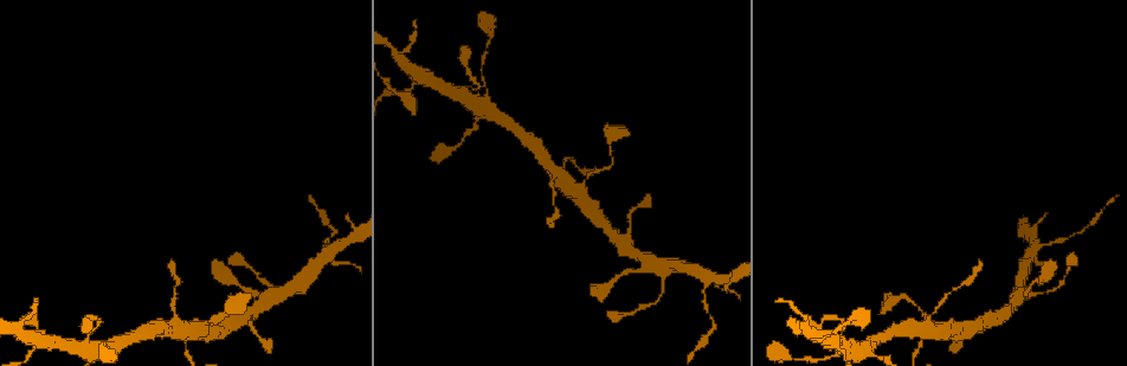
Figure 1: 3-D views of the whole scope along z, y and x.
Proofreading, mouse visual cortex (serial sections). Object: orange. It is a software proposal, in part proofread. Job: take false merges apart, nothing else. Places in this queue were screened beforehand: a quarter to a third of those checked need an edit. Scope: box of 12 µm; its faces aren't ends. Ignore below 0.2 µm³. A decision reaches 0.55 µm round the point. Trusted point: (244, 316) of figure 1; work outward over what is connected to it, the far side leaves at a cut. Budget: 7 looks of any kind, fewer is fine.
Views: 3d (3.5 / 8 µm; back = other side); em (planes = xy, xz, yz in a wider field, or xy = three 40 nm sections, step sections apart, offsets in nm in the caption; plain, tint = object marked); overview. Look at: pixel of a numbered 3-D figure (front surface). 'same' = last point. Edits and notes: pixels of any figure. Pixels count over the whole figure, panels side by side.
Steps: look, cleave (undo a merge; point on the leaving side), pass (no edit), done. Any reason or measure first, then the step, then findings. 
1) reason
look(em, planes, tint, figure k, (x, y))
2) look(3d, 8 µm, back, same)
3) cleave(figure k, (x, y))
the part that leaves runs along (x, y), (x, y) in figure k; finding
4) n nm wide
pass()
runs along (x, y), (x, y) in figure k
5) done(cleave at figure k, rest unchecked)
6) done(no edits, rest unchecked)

branch point
look(3d, 3.5 µm, figure 1, (927, 338))

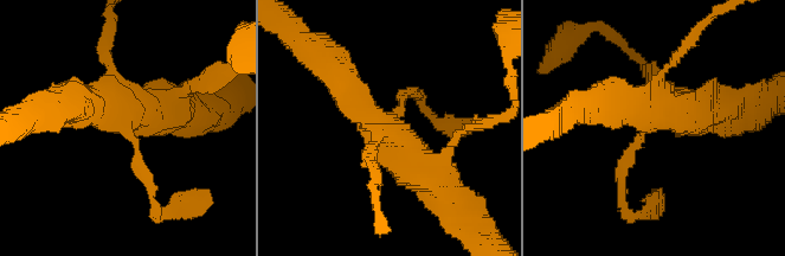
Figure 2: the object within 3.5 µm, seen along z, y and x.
shape alone is not enough
look(em, xy, step 1, tint, figure 2, (389, 121))

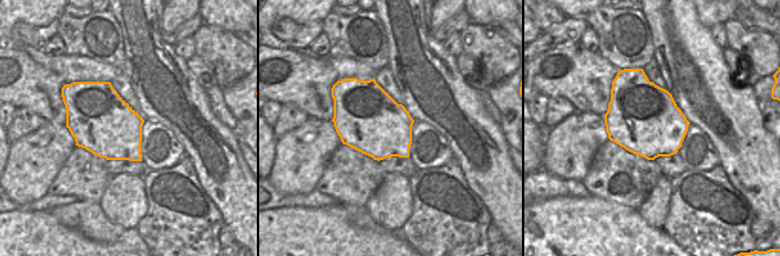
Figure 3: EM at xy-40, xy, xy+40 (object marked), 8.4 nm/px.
pass()
runs along (443, 187), (396, 148), (330, 70) in figure 2; one cell here

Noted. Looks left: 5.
calibre changes
look(3d, 3.5 µm, figure 1, (868, 354))

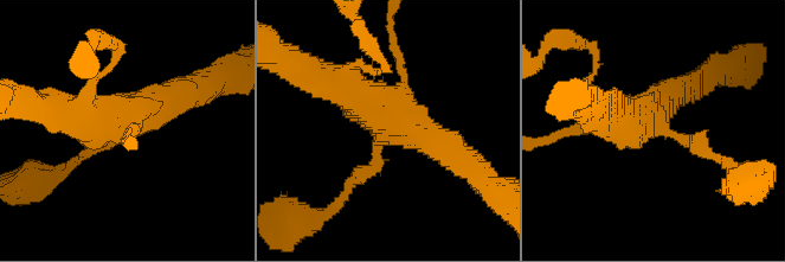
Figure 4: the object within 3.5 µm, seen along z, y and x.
look(em, xy, step 5, tint, figure 4, (381, 135))

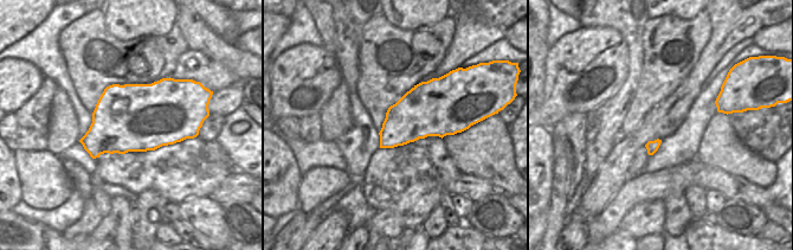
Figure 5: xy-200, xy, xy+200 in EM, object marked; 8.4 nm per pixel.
another direction
look(em, xy, step 3, tint, same)

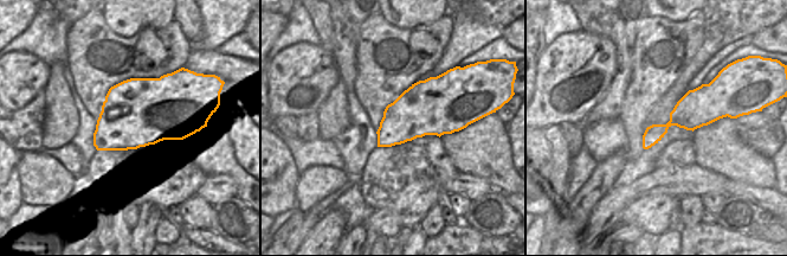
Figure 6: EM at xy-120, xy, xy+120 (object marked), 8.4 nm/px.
pass()
one cell here

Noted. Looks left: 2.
done(no edits, rest unchecked)

